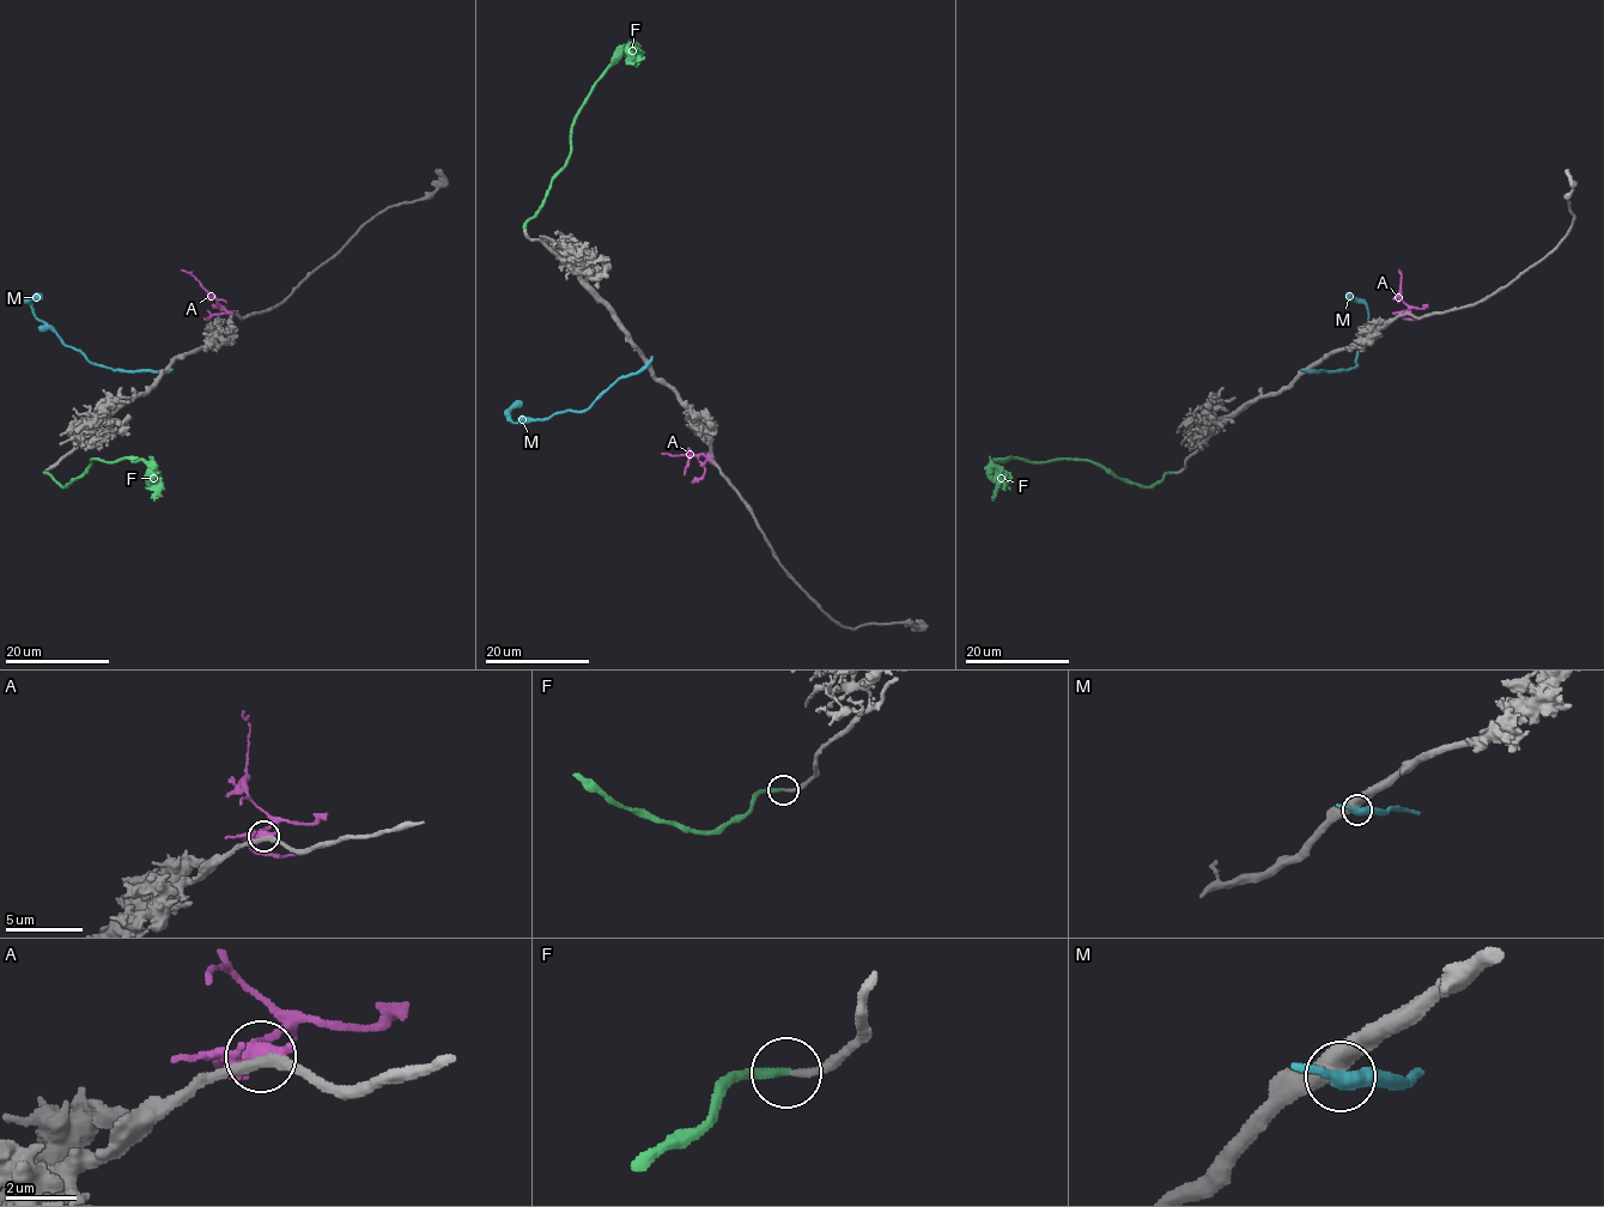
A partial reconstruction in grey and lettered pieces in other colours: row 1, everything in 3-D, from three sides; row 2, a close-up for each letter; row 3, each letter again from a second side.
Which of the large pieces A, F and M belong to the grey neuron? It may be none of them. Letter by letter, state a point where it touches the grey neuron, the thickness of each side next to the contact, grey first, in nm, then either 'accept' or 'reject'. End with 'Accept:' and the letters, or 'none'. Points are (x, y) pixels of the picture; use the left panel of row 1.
A: (232, 313) | 320/360 nm | reject
F: (43, 472) | 240/340 nm | accept
M: (168, 370) | 500/400 nm | reject
Accept: F

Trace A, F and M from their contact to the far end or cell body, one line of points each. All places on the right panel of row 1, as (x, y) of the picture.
A: (1405, 313), (1408, 307), (1401, 298), (1399, 270)
F: (1173, 472), (1143, 486), (1117, 479), (1087, 460), (1006, 458), (995, 465), (992, 501)
M: (1308, 370), (1348, 370), (1358, 365), (1358, 352), (1365, 343), (1367, 308), (1348, 293)

